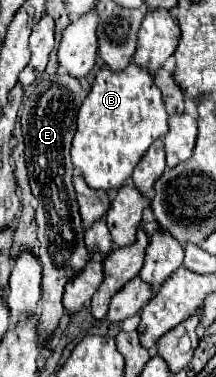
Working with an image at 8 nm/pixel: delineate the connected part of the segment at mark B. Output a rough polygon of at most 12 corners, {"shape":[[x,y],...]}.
{"shape":[[102,68],[76,118],[74,168],[122,188],[168,114],[148,70]]}

